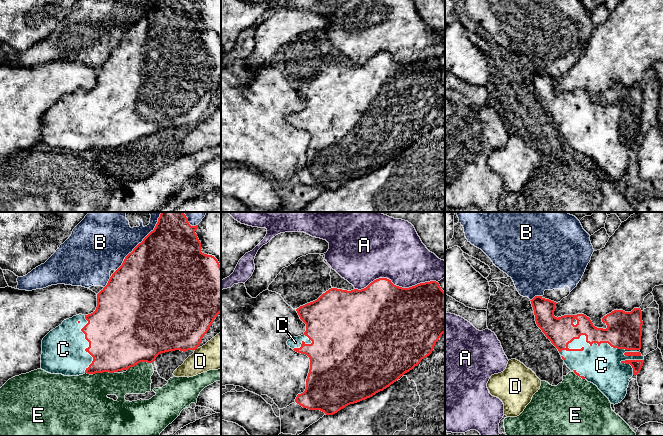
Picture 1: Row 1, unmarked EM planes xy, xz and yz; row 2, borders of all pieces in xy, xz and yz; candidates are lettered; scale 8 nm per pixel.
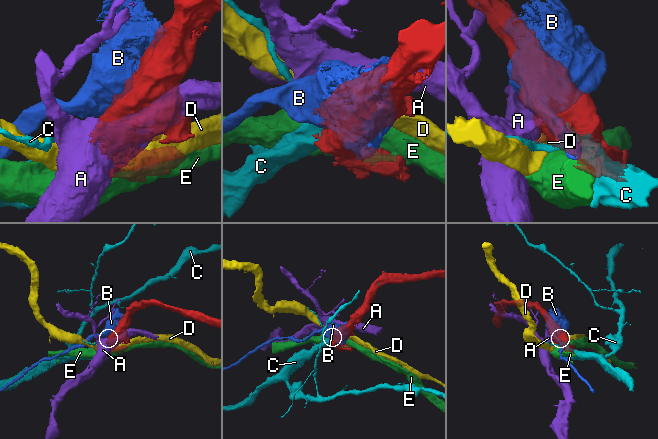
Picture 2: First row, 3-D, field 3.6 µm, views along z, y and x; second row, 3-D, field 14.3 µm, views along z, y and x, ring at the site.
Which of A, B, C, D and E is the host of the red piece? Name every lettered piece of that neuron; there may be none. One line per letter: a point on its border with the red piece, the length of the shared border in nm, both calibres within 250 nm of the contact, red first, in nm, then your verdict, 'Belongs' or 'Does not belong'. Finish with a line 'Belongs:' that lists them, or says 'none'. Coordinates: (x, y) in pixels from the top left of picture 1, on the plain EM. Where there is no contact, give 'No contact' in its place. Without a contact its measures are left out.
A: Touches red at xz (396, 62). Shared border 650 nm. Thickness 500 nm (red) against 420 nm. Does not belong
B: Touches red at xy (134, 24). Shared border 500 nm. Thickness 500 nm (red) against 380 nm. Does not belong
C: Touches red at yz (598, 120). Shared border 650 nm. Thickness 280 nm (red) against 320 nm. Belongs
D: Touches red at xy (195, 124). Shared border 40 nm. Thickness 440 nm (red) against 260 nm. Does not belong
E: Touches red at xy (138, 138). Shared border 220 nm. Thickness 500 nm (red) against 220 nm. Does not belong
Belongs: C

